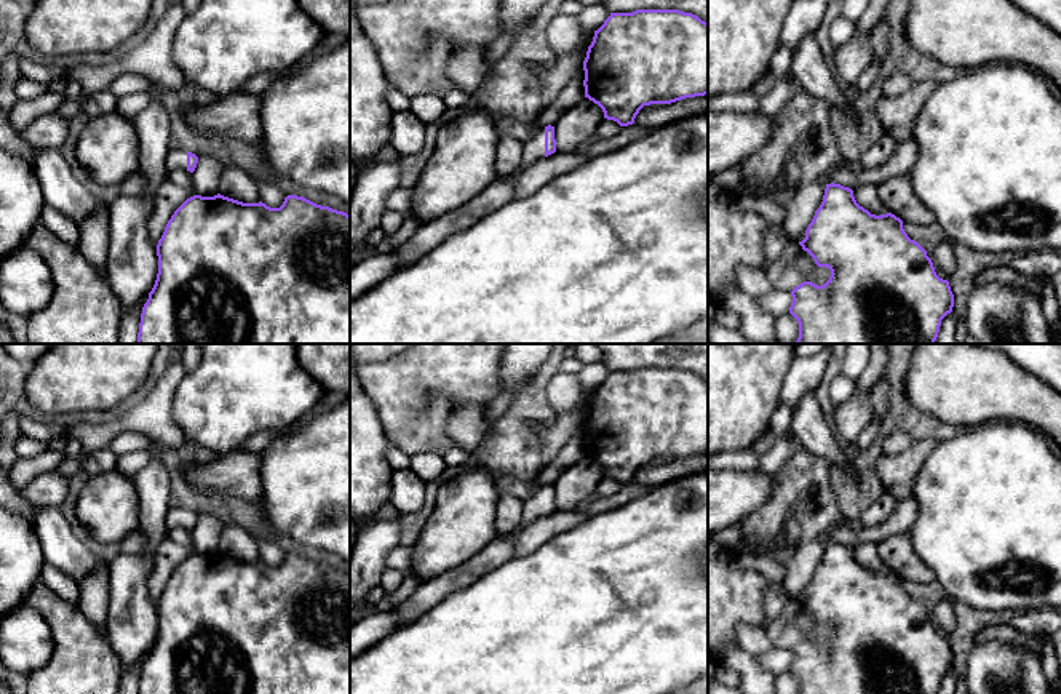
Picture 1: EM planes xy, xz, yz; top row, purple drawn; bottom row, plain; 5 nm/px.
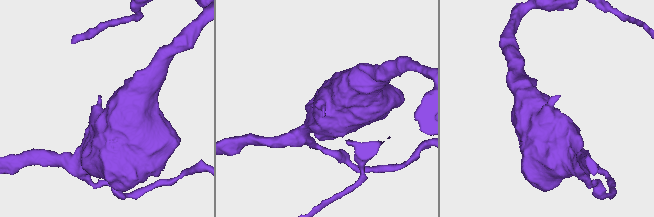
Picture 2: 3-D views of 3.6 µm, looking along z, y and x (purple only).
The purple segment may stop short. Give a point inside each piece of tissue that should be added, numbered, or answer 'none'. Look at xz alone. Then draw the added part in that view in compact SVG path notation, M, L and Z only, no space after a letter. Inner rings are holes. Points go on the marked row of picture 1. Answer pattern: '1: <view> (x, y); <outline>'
1: xz (534, 149); M540 126L538 133L524 142L523 162L519 171L526 170L537 160L545 157L545 126Z

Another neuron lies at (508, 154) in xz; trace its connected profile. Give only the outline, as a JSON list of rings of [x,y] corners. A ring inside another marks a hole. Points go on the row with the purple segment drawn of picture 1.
[[[505,134],[495,149],[495,170],[499,176],[515,176],[519,173],[519,165],[523,162],[524,142]]]

